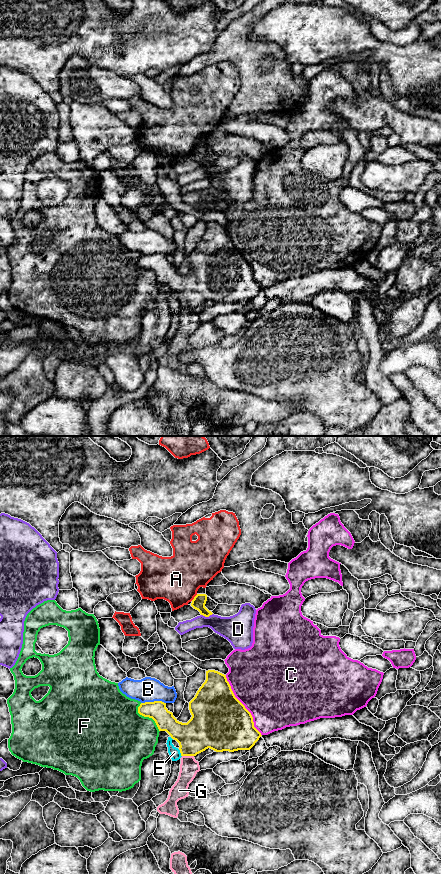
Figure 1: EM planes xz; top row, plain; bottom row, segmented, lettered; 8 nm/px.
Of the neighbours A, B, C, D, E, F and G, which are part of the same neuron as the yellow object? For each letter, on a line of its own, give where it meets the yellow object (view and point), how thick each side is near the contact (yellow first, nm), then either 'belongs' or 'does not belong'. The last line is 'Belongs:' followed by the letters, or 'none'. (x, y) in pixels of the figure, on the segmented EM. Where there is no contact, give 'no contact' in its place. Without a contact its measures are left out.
A: contact xz (194, 597); calibres 110 and 380 nm; does not belong
B: contact xz (154, 701); calibres 160 and 200 nm; does not belong
C: contact xz (243, 705); calibres 460 and 500 nm; does not belong
D: contact xz (206, 616); calibres 110 and 200 nm; does not belong
E: contact xz (180, 752); calibres 280 and 90 nm; does not belong
F: contact xz (147, 716); calibres 160 and 460 nm; does not belong
G: contact xz (188, 755); calibres 300 and 150 nm; does not belong
Belongs: none

